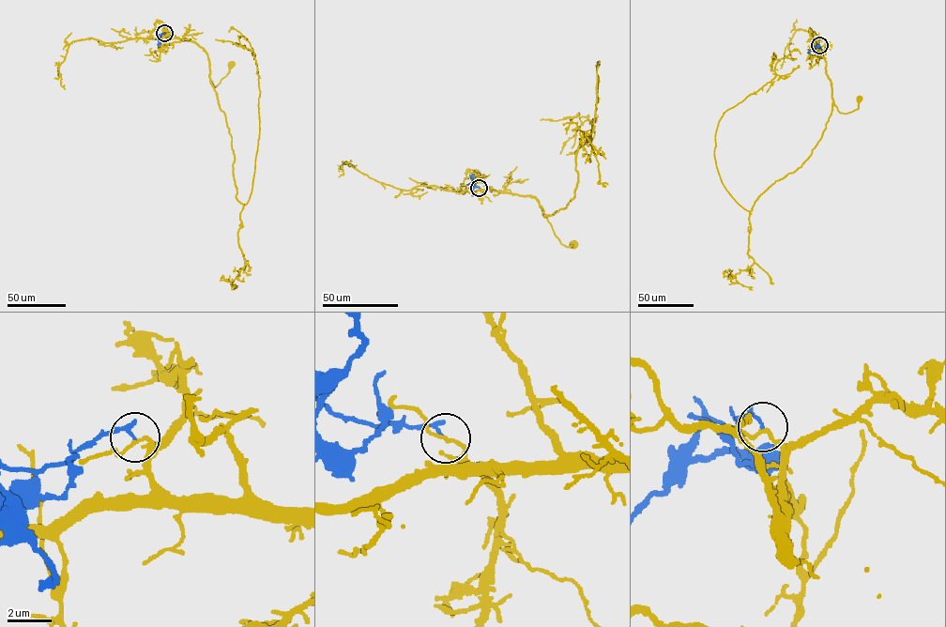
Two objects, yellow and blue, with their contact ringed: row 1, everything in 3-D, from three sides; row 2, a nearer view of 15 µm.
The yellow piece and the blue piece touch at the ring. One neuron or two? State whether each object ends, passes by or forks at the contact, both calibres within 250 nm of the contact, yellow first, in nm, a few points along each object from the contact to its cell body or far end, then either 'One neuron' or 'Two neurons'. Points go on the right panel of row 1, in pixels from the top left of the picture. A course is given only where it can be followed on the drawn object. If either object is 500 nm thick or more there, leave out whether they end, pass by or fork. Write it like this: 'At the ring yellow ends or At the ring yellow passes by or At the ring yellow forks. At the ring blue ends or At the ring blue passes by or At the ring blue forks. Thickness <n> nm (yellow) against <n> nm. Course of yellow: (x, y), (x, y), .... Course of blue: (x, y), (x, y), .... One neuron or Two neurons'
At the ring yellow passes by. At the ring blue passes by. Thickness 140 nm (yellow) against 100 nm. Course of yellow: (819, 46), (837, 110), (846, 114), (853, 111), (858, 108), (859, 99). Course of blue: (819, 45), (808, 52). Two neurons

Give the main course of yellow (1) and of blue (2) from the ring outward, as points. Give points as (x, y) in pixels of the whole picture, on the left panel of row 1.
1: (164, 34), (194, 41), (203, 49), (208, 58), (209, 77), (215, 87), (226, 75), (231, 64)
2: (164, 33), (157, 36), (160, 40), (157, 44)

